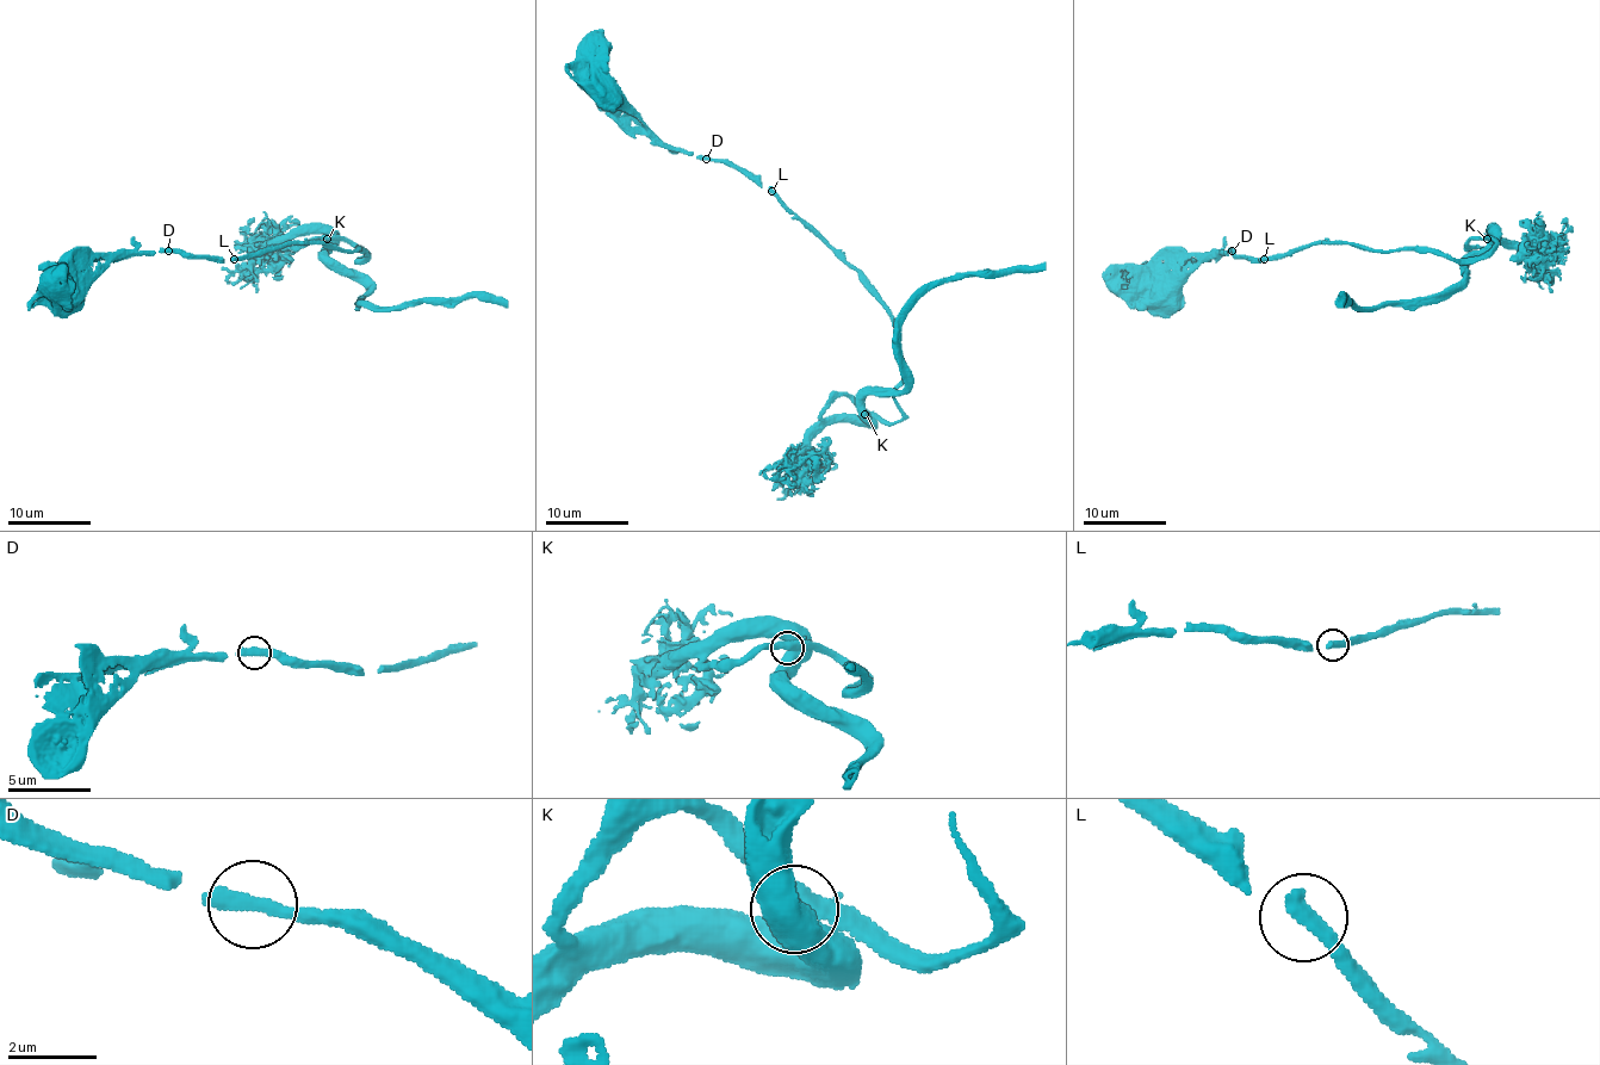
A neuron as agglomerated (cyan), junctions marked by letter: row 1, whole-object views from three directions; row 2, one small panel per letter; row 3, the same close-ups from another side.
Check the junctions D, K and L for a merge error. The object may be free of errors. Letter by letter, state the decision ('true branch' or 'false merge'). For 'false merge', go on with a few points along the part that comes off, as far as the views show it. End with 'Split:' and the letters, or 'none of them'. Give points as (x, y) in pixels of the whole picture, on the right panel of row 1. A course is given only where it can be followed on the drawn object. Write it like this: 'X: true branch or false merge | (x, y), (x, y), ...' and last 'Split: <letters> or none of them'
D: true branch
K: true branch
L: true branch
Split: none of them

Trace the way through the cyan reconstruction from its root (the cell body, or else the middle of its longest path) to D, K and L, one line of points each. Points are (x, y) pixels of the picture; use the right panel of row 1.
D: (1163, 297), (1166, 286), (1174, 286), (1205, 255), (1230, 252)
K: (1163, 297), (1210, 253), (1275, 260), (1316, 243), (1356, 243), (1478, 260), (1495, 249), (1487, 239)
L: (1163, 297), (1166, 286), (1174, 286), (1210, 253), (1230, 252), (1235, 255), (1264, 260)

